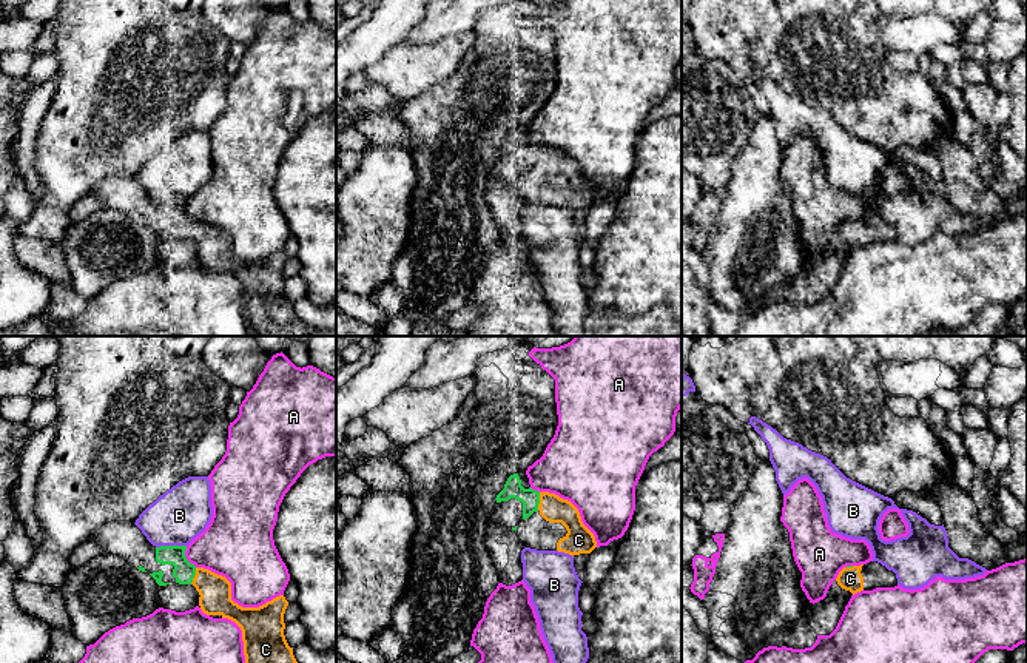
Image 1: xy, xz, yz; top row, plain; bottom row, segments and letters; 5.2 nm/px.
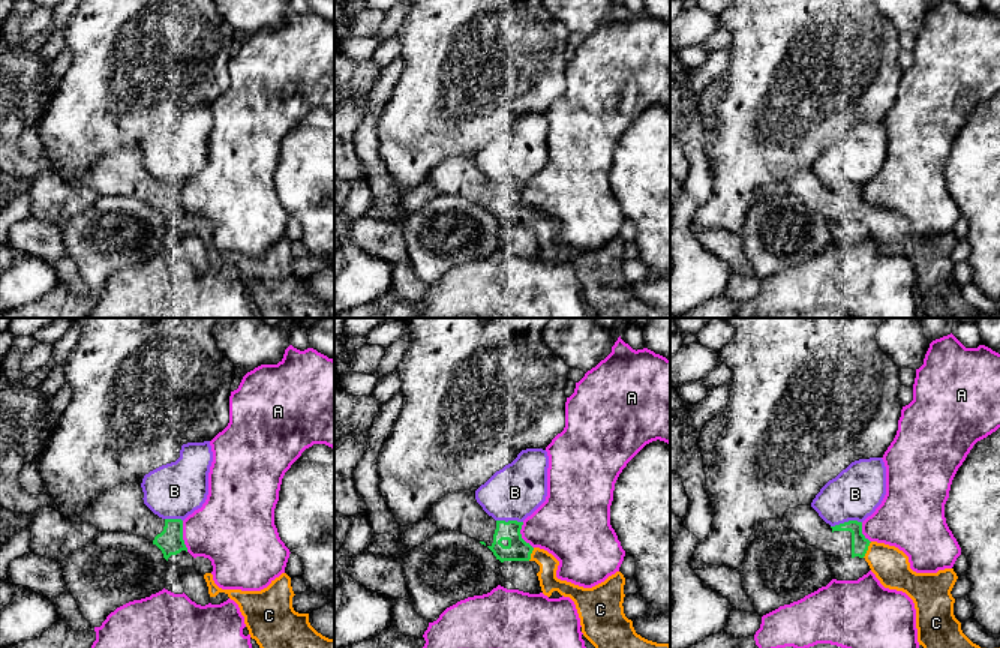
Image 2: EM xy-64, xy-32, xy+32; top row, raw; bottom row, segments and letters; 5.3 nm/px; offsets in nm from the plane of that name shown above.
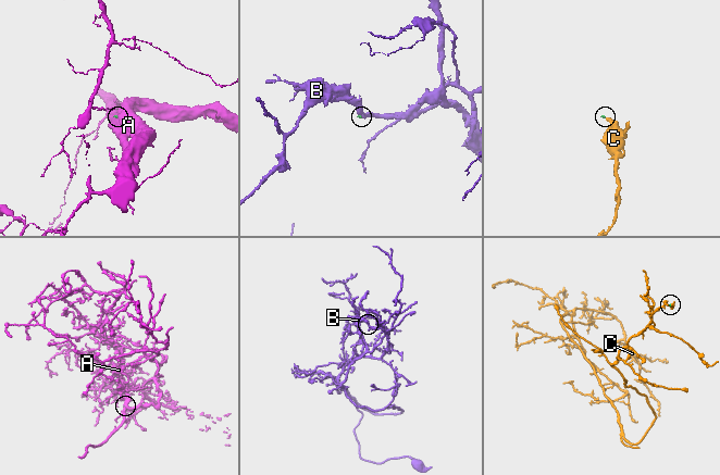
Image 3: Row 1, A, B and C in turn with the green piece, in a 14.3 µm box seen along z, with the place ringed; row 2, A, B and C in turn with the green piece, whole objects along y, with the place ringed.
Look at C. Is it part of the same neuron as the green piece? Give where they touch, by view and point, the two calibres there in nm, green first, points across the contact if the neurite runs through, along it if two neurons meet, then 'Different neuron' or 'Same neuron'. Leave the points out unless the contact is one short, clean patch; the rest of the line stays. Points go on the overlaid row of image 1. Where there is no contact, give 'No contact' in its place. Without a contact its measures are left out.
Touches green at xz (538, 501). Thickness 100 nm (green) against 140 nm. Same neuron

